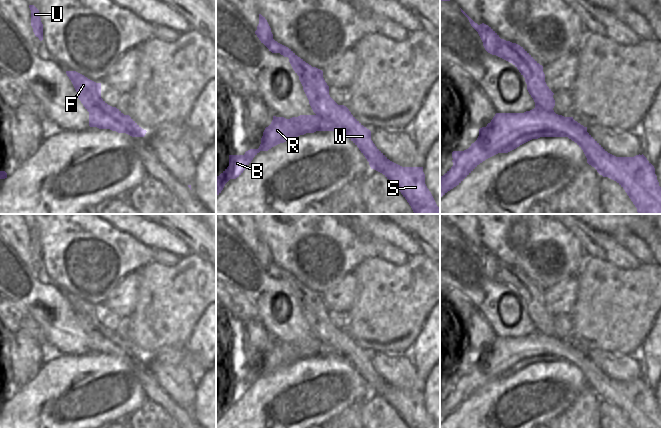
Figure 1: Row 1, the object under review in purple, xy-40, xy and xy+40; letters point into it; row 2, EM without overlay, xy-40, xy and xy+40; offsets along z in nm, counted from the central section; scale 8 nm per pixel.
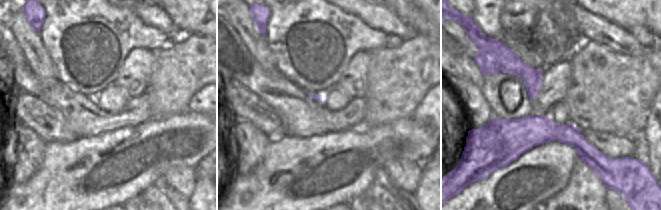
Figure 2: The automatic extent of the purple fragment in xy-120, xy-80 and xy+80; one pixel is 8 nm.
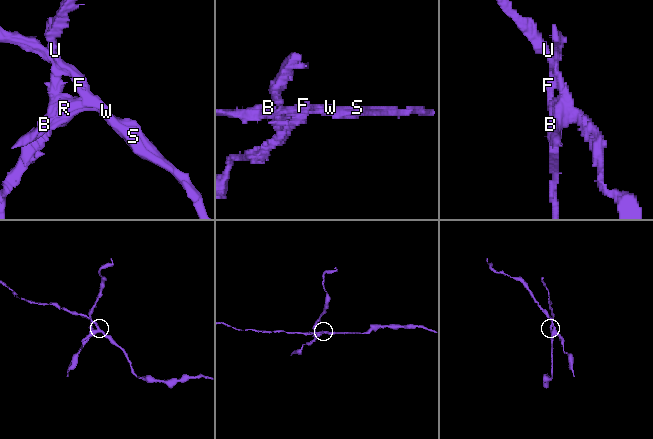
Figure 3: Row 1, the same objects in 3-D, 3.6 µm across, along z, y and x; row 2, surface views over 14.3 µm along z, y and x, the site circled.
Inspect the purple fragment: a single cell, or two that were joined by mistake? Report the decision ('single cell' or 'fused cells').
fused cells

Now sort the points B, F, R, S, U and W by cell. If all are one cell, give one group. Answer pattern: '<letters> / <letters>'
B R U / F S W

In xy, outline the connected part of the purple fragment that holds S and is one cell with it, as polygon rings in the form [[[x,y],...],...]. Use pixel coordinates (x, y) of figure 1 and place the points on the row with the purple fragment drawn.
[[[274,39],[267,46],[272,53],[280,53],[289,58],[289,62],[299,76],[303,90],[309,100],[313,112],[320,115],[326,121],[330,121],[335,127],[341,130],[365,156],[371,169],[382,173],[387,179],[393,182],[395,187],[401,192],[403,197],[411,206],[414,214],[440,214],[440,208],[437,206],[431,192],[425,184],[425,174],[423,167],[402,167],[390,161],[371,140],[371,131],[364,127],[344,105],[338,105],[329,95],[329,86],[323,78],[323,71],[312,67],[303,59],[298,57],[291,49],[278,43]]]

